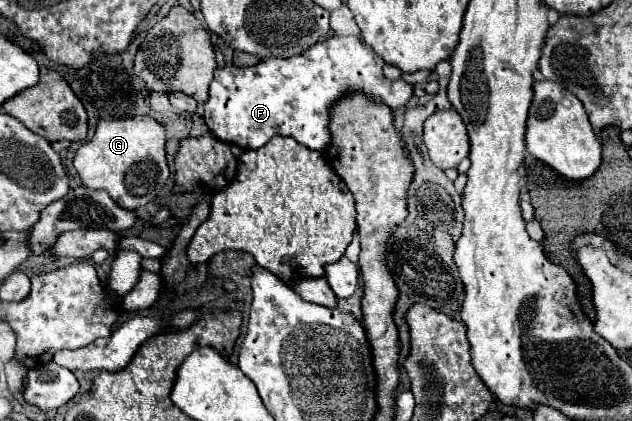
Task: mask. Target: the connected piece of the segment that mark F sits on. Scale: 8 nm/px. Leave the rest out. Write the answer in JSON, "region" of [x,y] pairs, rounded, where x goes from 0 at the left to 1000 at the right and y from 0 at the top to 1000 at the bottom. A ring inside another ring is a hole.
{"region":[[[521,86],[486,114],[473,133],[460,138],[422,138],[403,157],[378,162],[356,152],[340,166],[340,185],[331,204],[331,238],[324,242],[324,295],[334,318],[353,337],[372,342],[384,356],[403,356],[422,342],[429,323],[460,323],[492,356],[514,356],[524,337],[521,266],[530,242],[543,238],[549,223],[574,223],[590,247],[609,247],[619,261],[644,247],[653,223],[653,204],[641,190],[612,190],[606,181],[606,143],[584,119],[565,86]]]}

